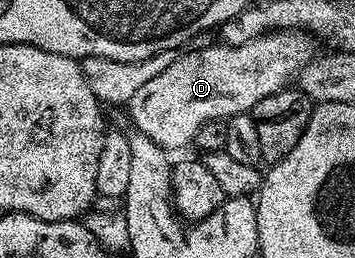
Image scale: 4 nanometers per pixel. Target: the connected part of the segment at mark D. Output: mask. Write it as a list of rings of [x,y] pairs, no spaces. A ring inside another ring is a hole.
[[[275,30],[256,40],[248,40],[248,44],[217,45],[207,44],[201,50],[187,49],[179,53],[177,60],[169,68],[164,68],[160,76],[148,80],[148,84],[144,84],[144,88],[140,88],[140,92],[136,92],[136,96],[132,96],[128,104],[133,129],[144,132],[148,140],[152,140],[167,152],[175,152],[174,150],[180,149],[181,146],[189,147],[200,124],[253,111],[255,104],[264,100],[264,96],[272,96],[277,90],[287,89],[297,79],[298,73],[316,57],[315,39],[304,30]]]

